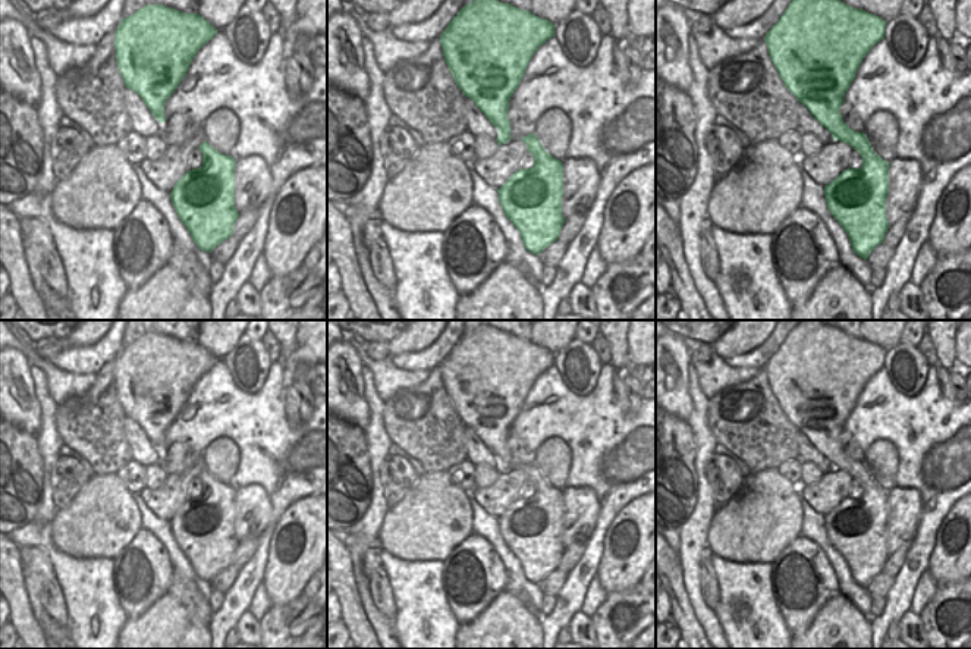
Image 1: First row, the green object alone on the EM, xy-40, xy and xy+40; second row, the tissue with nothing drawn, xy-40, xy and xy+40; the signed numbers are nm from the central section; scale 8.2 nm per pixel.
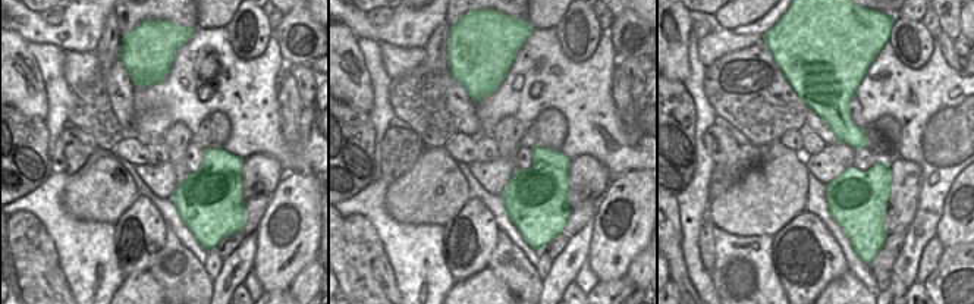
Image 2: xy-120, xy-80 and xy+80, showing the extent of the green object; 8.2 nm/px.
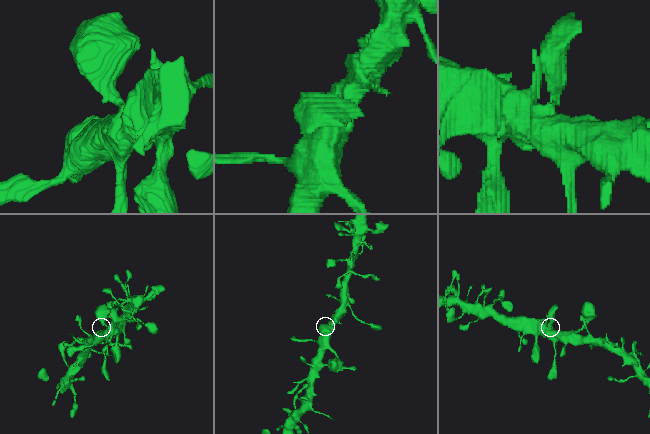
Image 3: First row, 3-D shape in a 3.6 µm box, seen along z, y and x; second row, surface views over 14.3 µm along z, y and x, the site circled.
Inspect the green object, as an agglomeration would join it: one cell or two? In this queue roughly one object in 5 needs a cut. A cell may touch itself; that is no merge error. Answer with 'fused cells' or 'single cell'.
single cell

